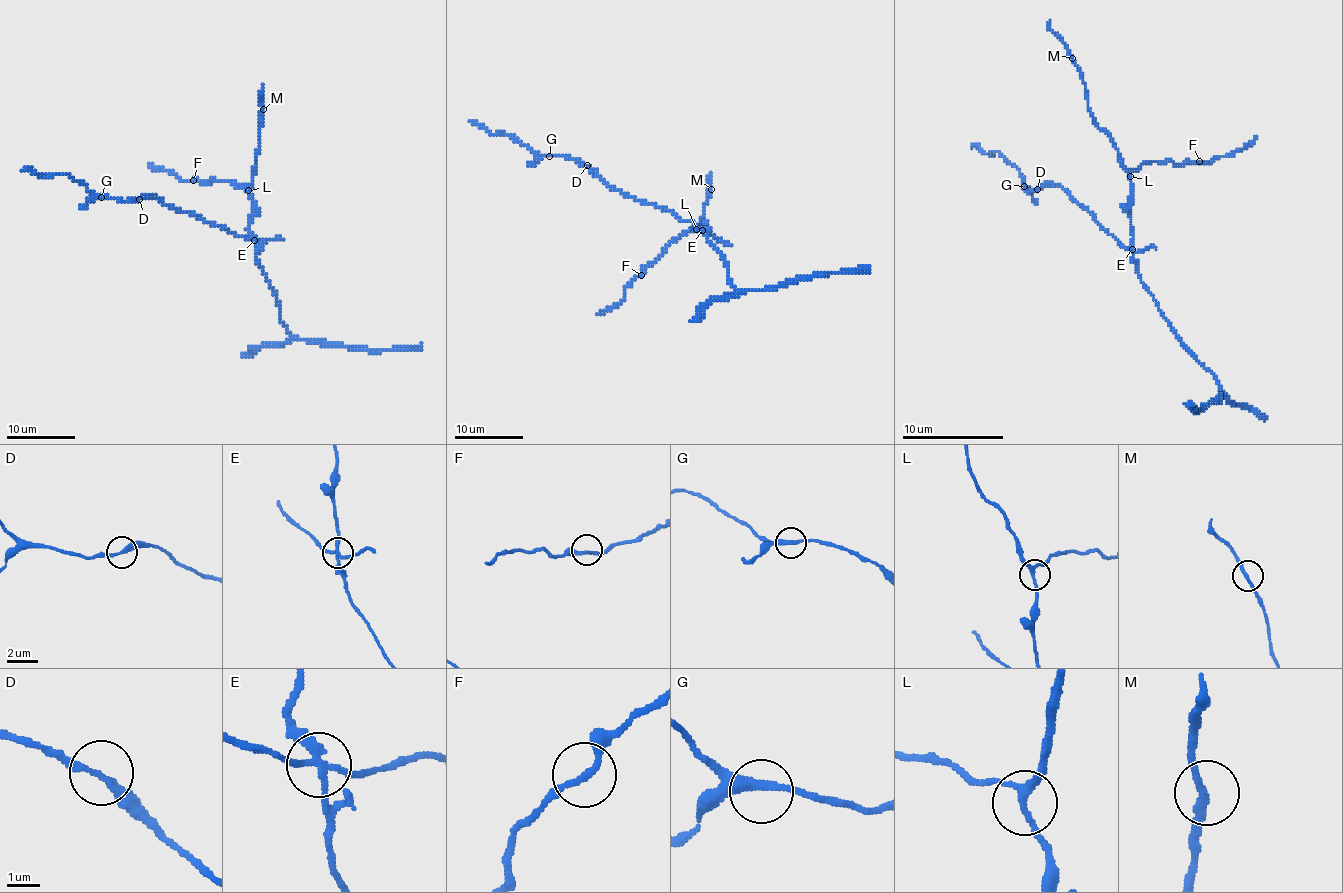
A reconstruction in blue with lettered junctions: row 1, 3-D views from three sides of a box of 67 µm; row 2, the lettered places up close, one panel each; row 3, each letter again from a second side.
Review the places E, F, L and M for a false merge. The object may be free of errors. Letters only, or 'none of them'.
E

